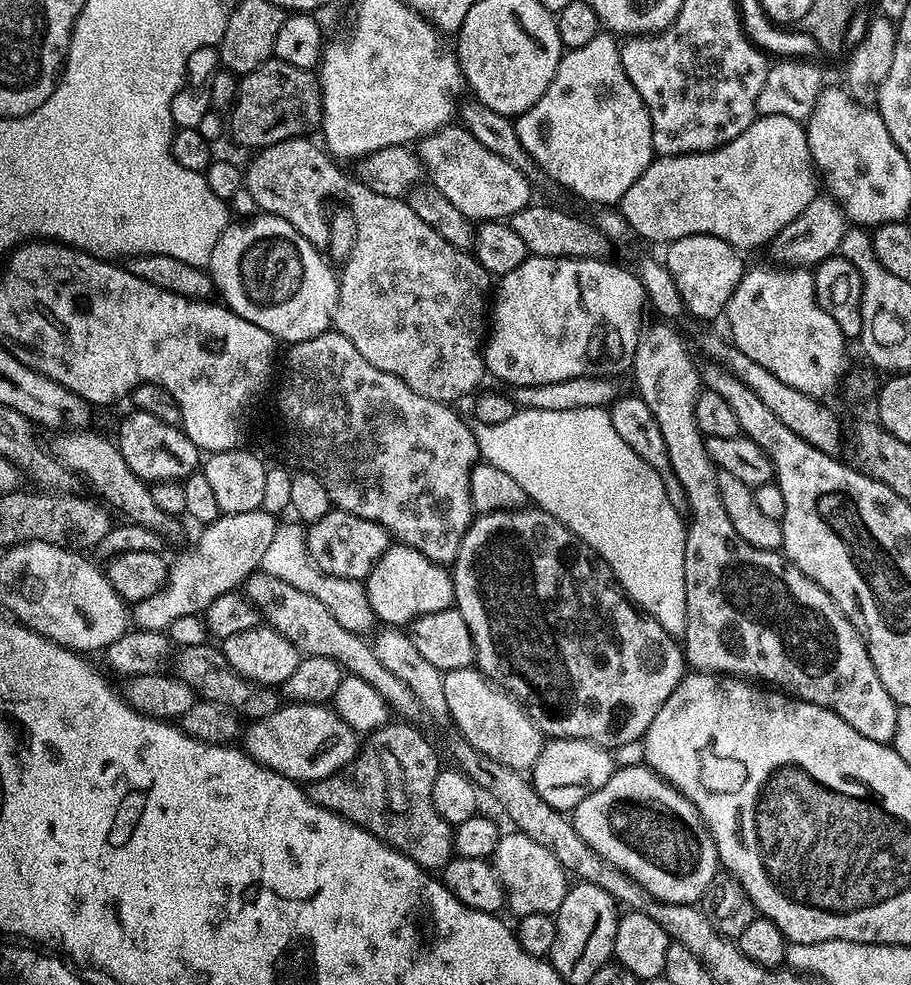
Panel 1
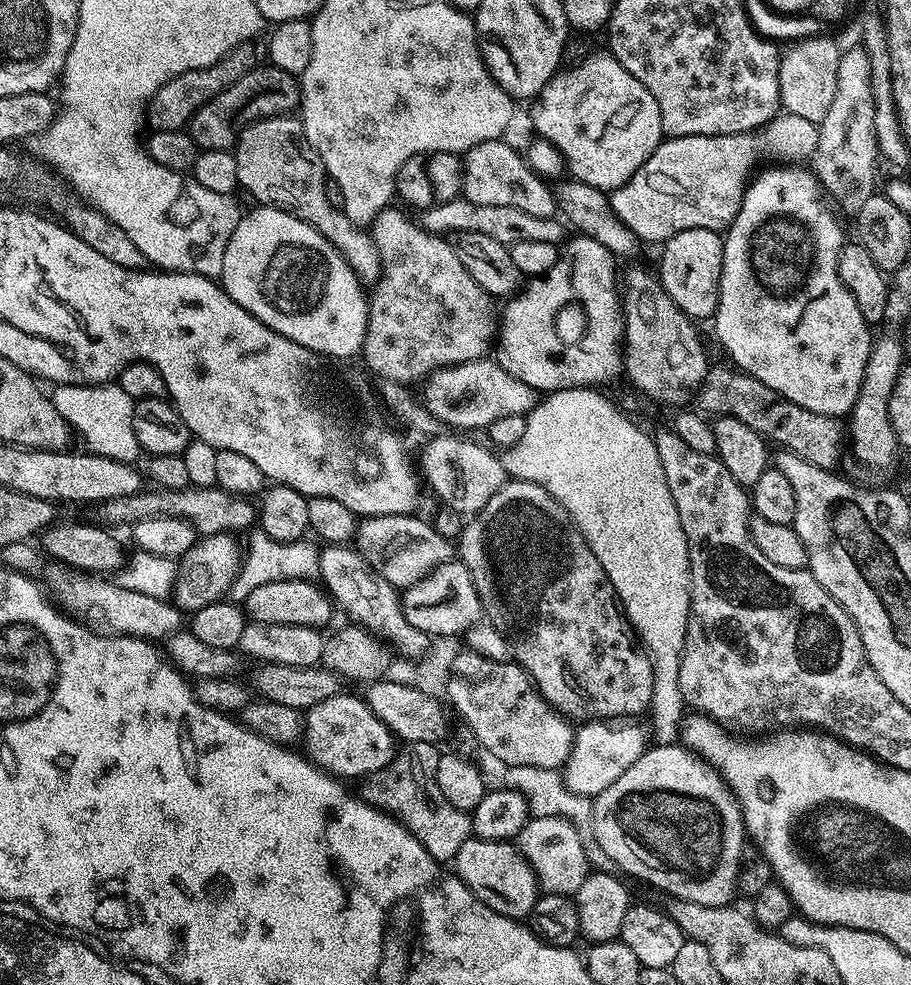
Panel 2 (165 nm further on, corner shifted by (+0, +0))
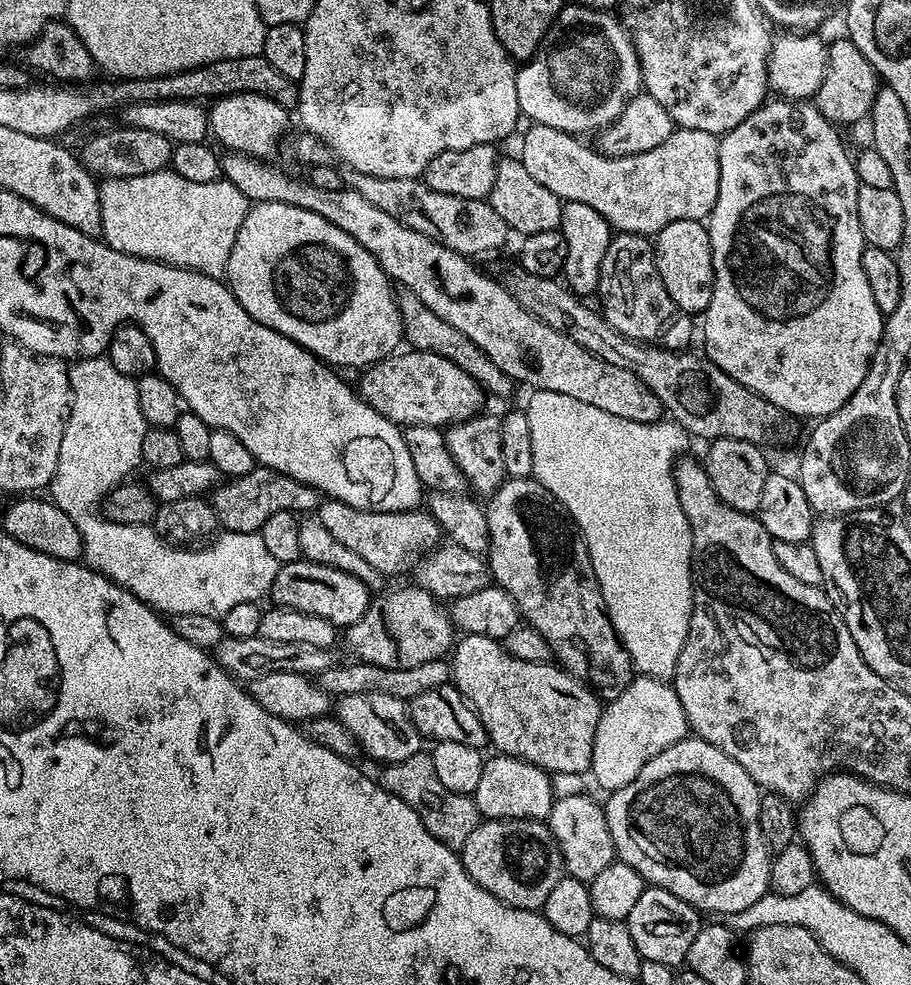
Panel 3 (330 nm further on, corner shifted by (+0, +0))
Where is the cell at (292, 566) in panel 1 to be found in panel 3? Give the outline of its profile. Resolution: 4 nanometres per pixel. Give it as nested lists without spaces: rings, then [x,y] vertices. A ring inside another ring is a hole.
[[[107,355],[73,363],[69,378],[73,401],[62,434],[62,450],[58,450],[58,470],[50,485],[50,499],[72,519],[74,526],[78,526],[84,546],[83,563],[113,580],[119,588],[137,596],[143,604],[149,604],[169,617],[206,614],[223,618],[234,606],[263,601],[263,596],[265,599],[272,591],[281,563],[270,554],[260,532],[221,531],[209,548],[187,552],[184,546],[177,546],[161,536],[152,524],[123,524],[104,519],[98,511],[104,497],[125,483],[126,478],[131,477],[128,475],[142,464],[142,438],[146,425],[138,406],[136,380],[122,374],[122,370],[108,361]]]

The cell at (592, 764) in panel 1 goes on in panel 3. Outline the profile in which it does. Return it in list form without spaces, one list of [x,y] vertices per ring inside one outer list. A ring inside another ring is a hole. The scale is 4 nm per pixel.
[[[637,675],[609,700],[612,701],[603,705],[598,718],[598,730],[594,730],[590,776],[596,779],[598,787],[611,794],[634,782],[650,758],[685,739],[690,729],[676,689],[653,676]]]

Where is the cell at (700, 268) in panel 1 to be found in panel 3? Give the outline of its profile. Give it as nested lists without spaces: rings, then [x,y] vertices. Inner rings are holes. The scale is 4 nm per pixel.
[[[699,220],[670,222],[670,226],[656,233],[654,251],[666,294],[670,294],[670,298],[683,312],[703,314],[710,306],[714,286],[714,262],[707,227]]]

